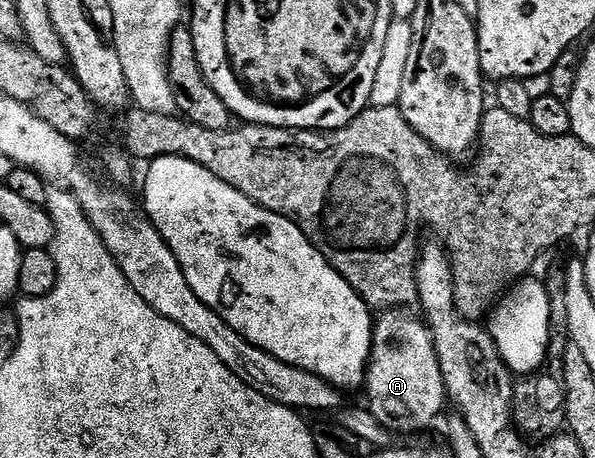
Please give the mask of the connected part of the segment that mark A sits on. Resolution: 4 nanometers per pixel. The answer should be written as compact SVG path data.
M402 308L377 315L370 364L366 367L365 394L370 401L367 403L372 416L376 416L384 428L398 436L426 430L441 416L446 402L448 406L446 381L434 347L434 338L421 317L413 318L410 312Z

